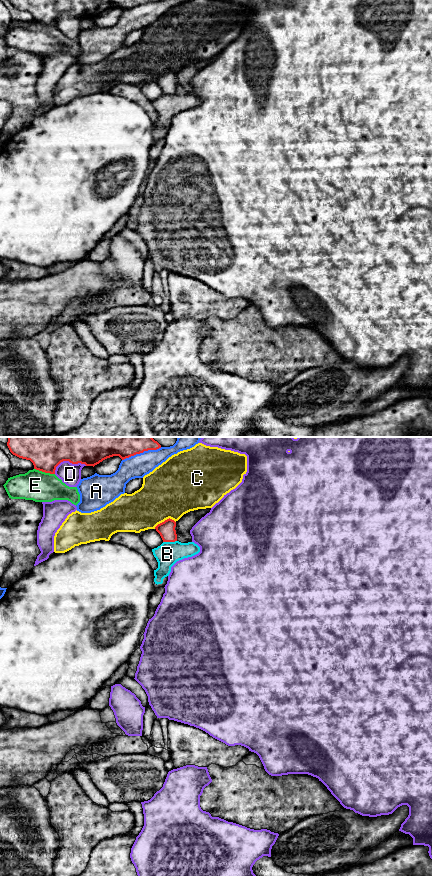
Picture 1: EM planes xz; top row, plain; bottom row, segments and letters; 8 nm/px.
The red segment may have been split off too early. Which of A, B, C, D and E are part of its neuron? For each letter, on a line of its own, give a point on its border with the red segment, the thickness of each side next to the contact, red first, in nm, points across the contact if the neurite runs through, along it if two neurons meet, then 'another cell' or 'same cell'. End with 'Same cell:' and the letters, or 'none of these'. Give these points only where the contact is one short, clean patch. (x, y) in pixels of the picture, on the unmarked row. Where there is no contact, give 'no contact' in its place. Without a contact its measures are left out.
A: xz (140, 4) | 90/190 nm | another cell
B: xz (169, 93) | 140/190 nm | another cell
C: xz (165, 72) | 140/440 nm | another cell
D: xz (68, 12) | 190/170 nm | another cell
E: xz (44, 23) | 190/240 nm | another cell
Same cell: none of these

